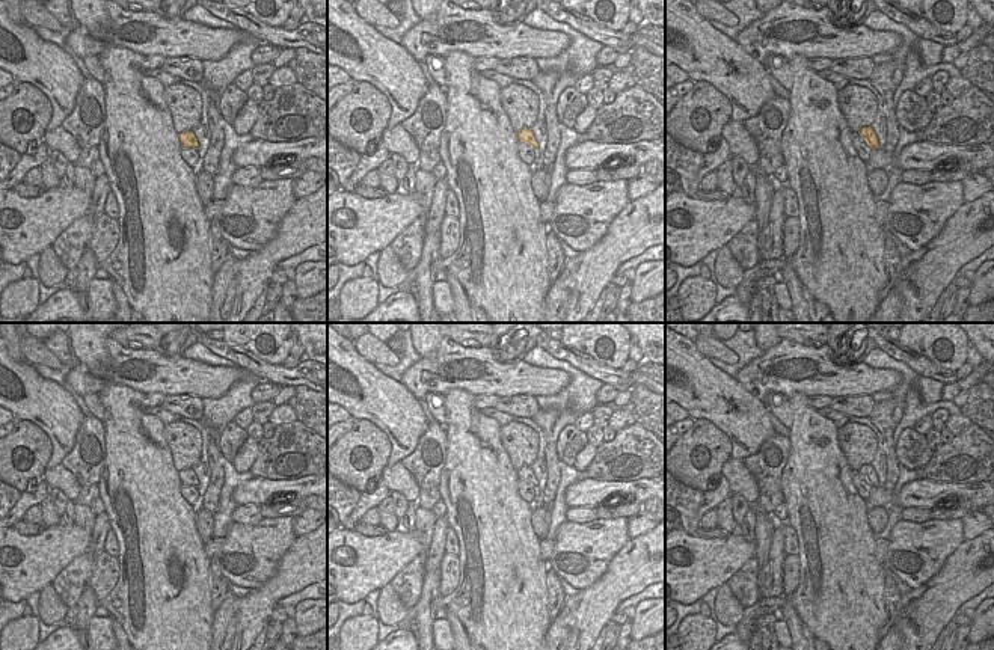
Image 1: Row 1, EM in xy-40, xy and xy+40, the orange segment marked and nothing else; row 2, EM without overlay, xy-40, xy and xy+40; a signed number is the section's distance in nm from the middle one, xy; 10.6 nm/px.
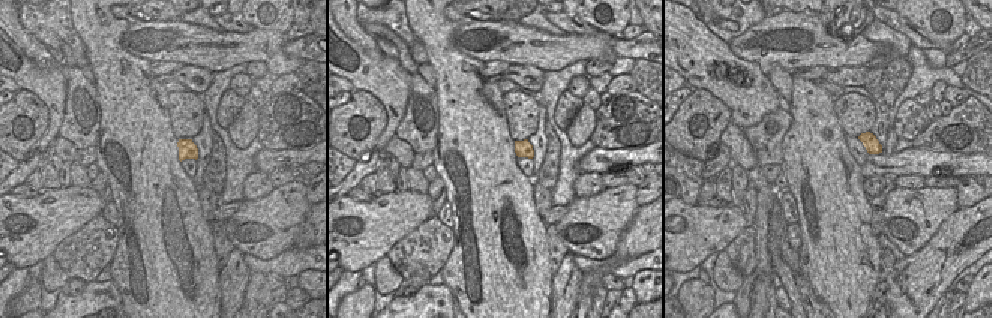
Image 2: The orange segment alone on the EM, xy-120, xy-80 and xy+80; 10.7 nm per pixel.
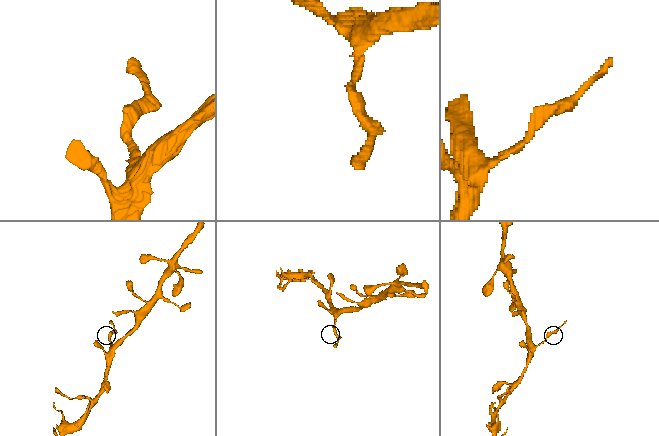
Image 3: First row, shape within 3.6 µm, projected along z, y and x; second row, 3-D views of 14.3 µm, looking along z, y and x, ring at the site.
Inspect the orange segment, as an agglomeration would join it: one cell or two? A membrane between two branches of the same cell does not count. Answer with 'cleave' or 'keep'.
cleave

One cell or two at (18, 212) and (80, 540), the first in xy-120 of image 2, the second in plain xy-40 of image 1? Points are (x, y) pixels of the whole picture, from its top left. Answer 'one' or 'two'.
one

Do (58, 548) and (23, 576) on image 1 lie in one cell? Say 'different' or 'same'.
same

